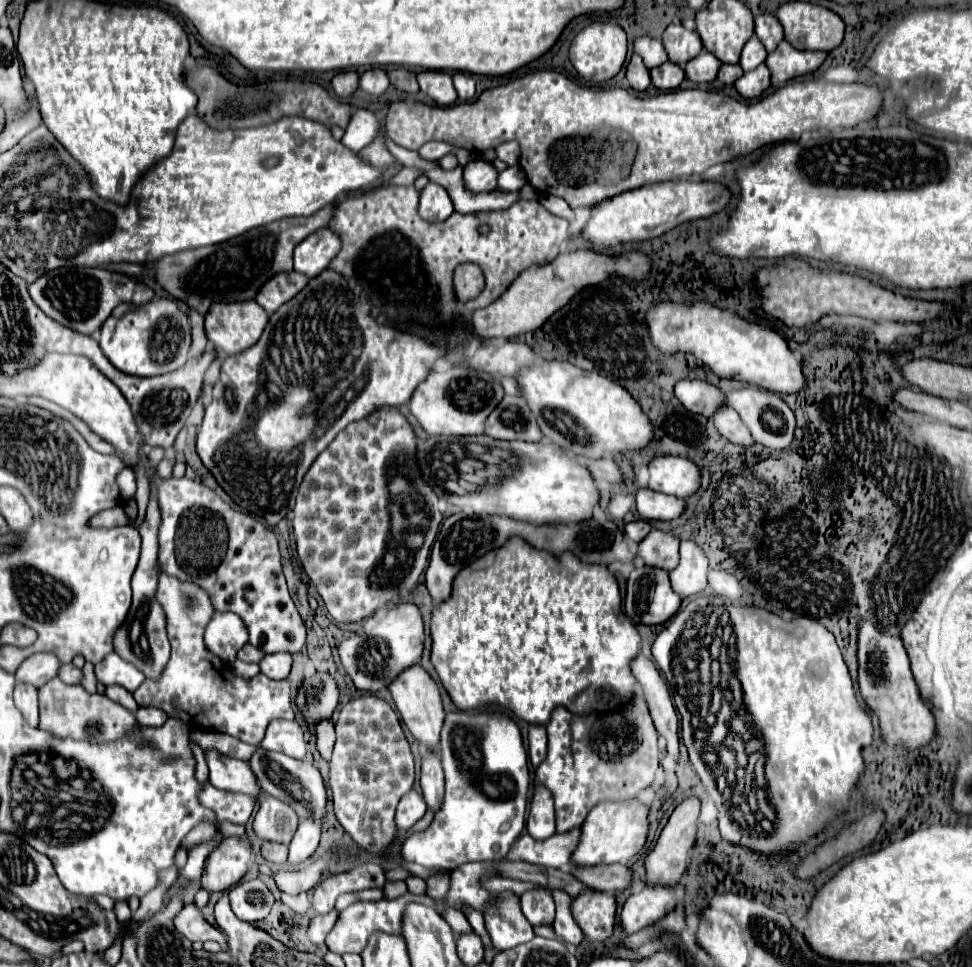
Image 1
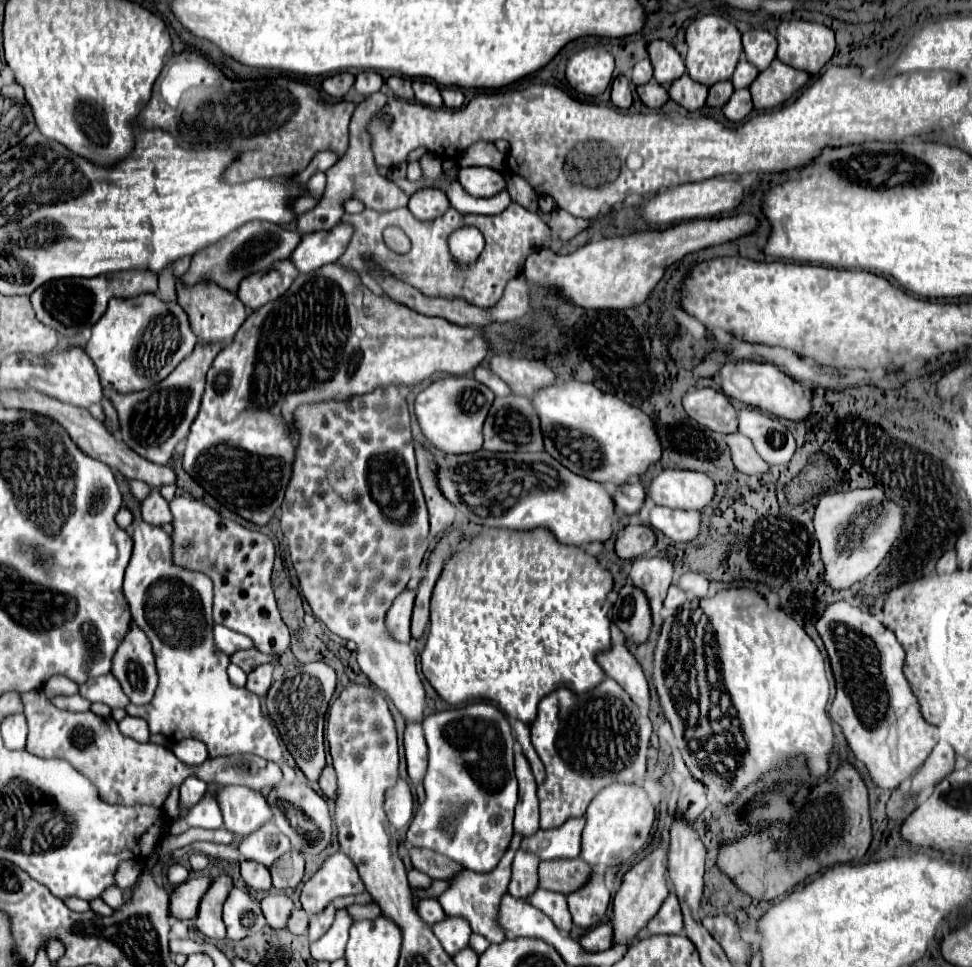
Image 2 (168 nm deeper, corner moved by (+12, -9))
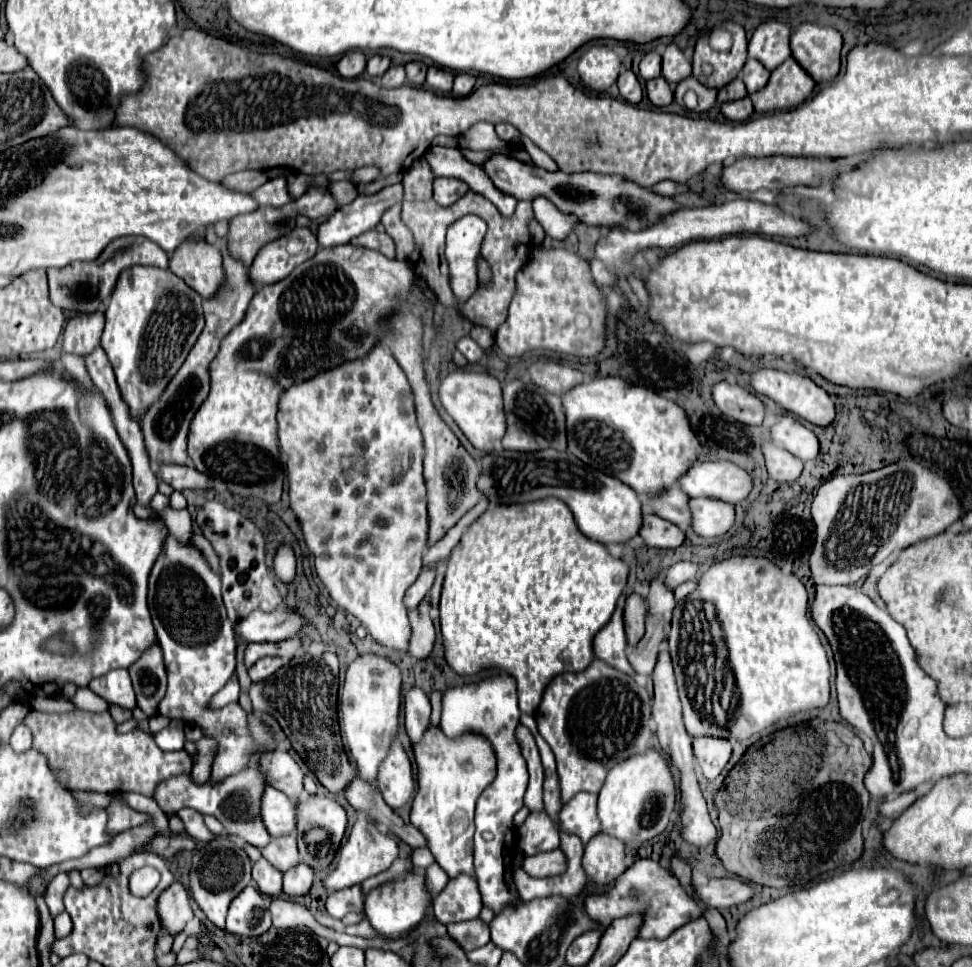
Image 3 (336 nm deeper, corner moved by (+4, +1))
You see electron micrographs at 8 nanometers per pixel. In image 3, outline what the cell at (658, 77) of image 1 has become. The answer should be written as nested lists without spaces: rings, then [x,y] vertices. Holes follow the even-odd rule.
[[[656,77],[652,81],[646,81],[646,93],[648,99],[656,105],[656,107],[664,107],[672,103],[672,89],[670,85],[664,81],[664,77]]]

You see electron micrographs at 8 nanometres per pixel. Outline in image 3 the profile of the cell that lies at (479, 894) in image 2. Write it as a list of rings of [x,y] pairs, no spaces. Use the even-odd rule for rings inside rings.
[[[428,725],[420,743],[412,745],[412,751],[418,765],[418,789],[412,799],[410,821],[424,833],[426,847],[450,877],[456,877],[460,871],[474,875],[474,807],[480,793],[496,777],[496,755],[492,745],[484,735],[474,731],[450,739],[444,735],[440,725]]]

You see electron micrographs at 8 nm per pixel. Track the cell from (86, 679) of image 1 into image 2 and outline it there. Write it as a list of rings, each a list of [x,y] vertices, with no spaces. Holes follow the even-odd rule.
[[[56,695],[52,703],[58,709],[66,709],[66,711],[88,711],[90,709],[90,701],[86,701],[80,695]]]

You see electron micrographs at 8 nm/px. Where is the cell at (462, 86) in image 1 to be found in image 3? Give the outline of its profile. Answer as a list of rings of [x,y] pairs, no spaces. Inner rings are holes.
[[[458,73],[456,79],[454,79],[452,95],[456,95],[456,97],[466,97],[468,93],[472,93],[474,83],[476,83],[476,77],[474,77],[474,75],[470,75],[470,73]]]

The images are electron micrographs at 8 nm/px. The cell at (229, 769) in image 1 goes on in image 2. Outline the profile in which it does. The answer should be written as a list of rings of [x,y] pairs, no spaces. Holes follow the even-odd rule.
[[[222,785],[214,795],[224,815],[224,827],[236,835],[248,835],[272,819],[272,811],[268,811],[268,803],[260,791],[240,785]]]

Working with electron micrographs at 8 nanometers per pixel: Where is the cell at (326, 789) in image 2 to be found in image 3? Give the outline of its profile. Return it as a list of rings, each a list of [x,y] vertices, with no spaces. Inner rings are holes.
[[[354,779],[348,789],[344,791],[348,803],[356,809],[366,813],[372,821],[376,821],[382,829],[392,831],[394,835],[398,835],[402,841],[406,841],[410,847],[422,847],[426,845],[424,835],[414,827],[414,825],[406,825],[382,799],[382,793],[378,791],[378,787],[374,783],[362,781],[362,779]]]

